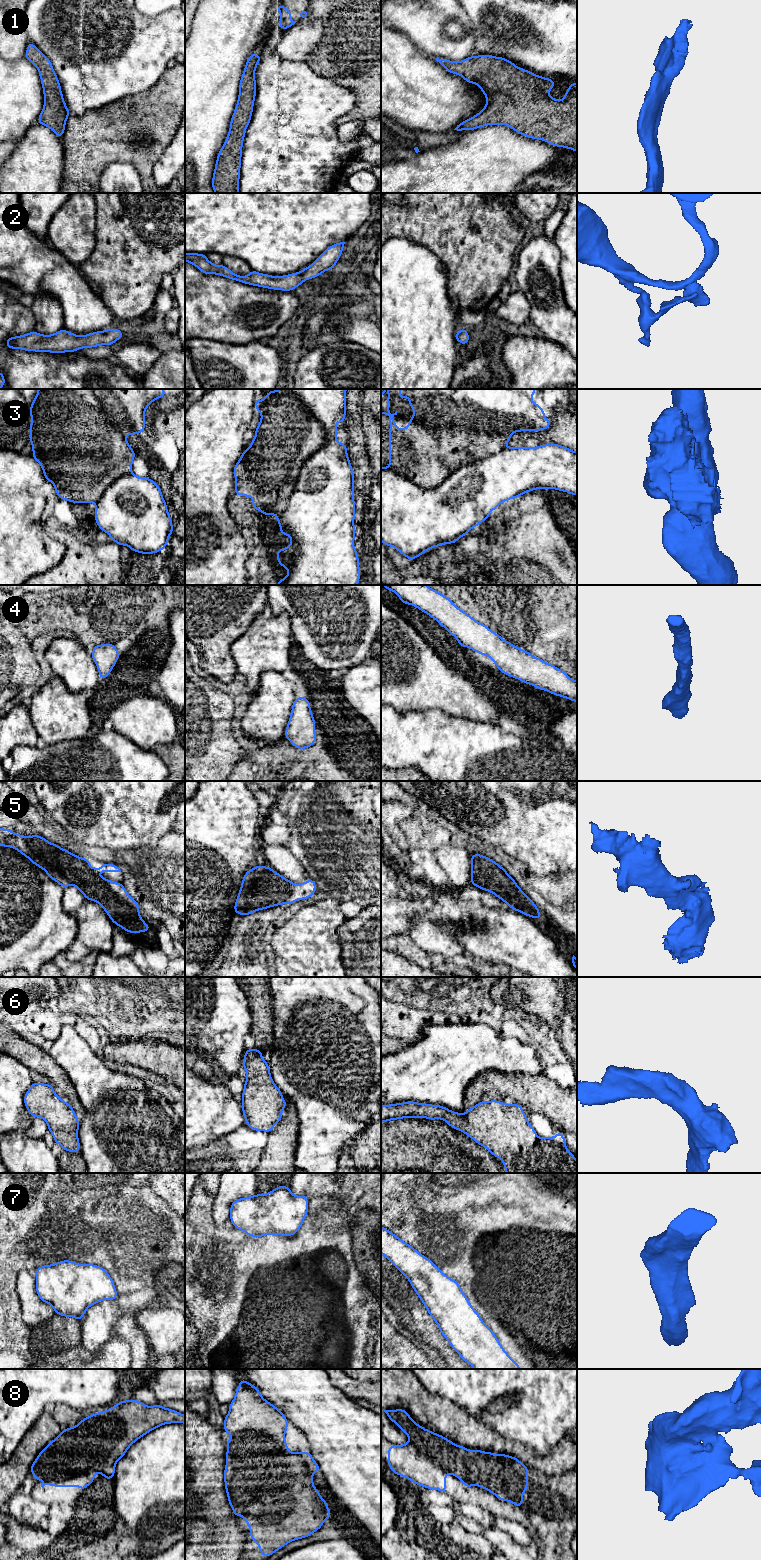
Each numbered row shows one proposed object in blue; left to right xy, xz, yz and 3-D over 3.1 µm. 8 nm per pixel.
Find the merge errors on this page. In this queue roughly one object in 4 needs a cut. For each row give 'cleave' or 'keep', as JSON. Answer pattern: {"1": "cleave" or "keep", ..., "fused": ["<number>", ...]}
{"1": "keep", "2": "keep", "3": "cleave", "4": "keep", "5": "keep", "6": "keep", "7": "keep", "8": "keep", "fused": ["3"]}

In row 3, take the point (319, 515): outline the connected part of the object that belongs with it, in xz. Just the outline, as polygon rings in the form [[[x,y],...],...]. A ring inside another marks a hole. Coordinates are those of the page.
[[[289,389],[301,399],[310,414],[319,421],[325,434],[324,445],[311,455],[299,473],[294,490],[287,503],[275,514],[280,534],[291,538],[291,544],[277,550],[278,564],[288,570],[287,576],[277,585],[358,585],[359,557],[355,546],[354,474],[347,454],[347,445],[337,441],[337,421],[345,424],[347,389]]]

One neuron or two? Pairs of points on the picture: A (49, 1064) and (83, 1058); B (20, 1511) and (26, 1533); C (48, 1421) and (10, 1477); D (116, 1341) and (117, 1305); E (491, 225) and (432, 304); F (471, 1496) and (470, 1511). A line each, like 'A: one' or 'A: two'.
A: two
B: two
C: one
D: two
E: two
F: two

